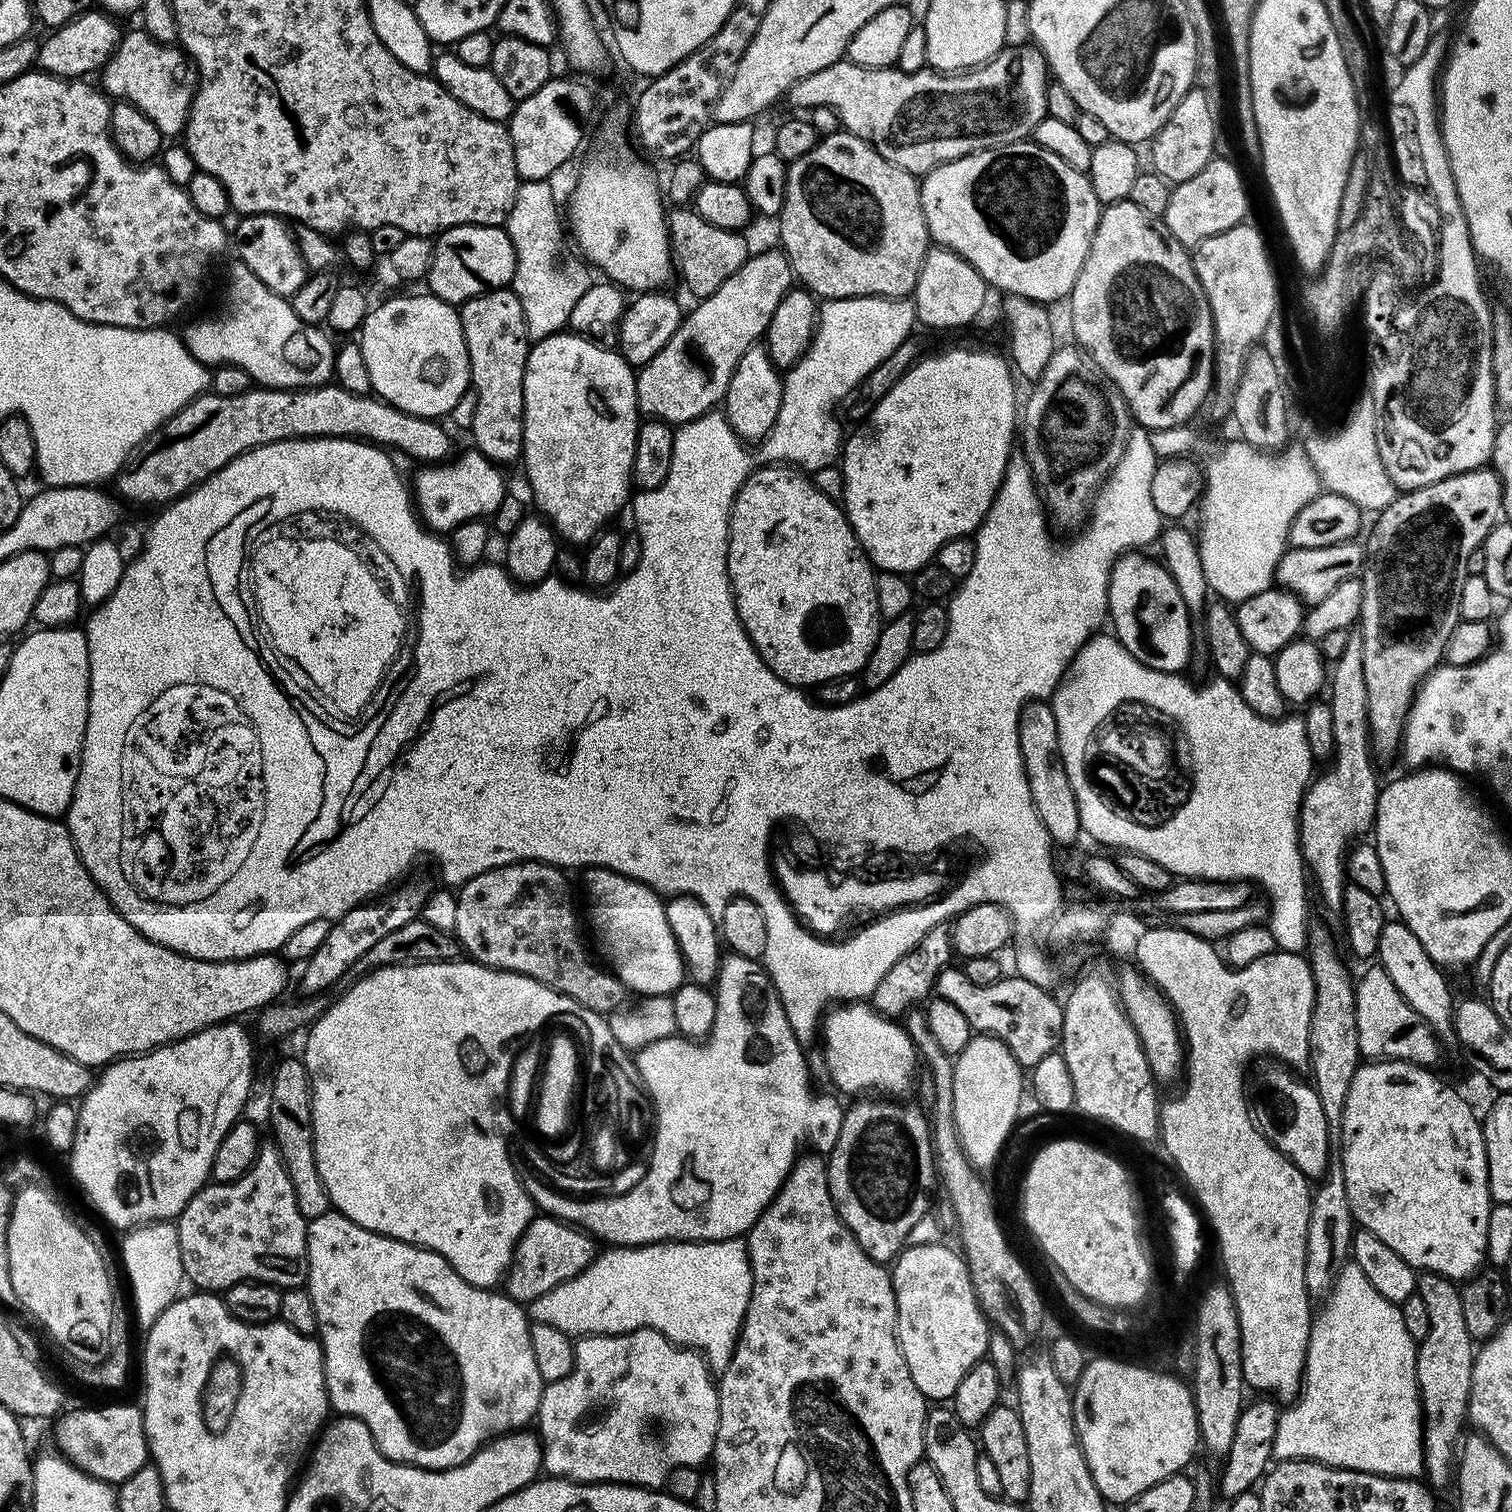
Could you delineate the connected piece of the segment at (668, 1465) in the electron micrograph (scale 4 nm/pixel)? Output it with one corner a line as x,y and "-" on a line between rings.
639,1328
633,1332
621,1332
618,1336
582,1336
575,1341
576,1353
574,1354
574,1366
570,1370
570,1374
566,1374
566,1378
558,1378
558,1382
553,1384
545,1384
544,1393
540,1399
540,1410
538,1413
538,1435
540,1438
540,1446
544,1450
543,1471
552,1478
563,1478
566,1480
577,1480
579,1484
635,1484
637,1488
655,1488
663,1489
668,1483
668,1475
670,1470
674,1470
678,1466
690,1466
695,1468
703,1465
711,1457
714,1446
716,1445
716,1435
718,1434
718,1418
720,1417
720,1393
718,1391
717,1381
714,1379
713,1373
710,1371
707,1362
699,1352
685,1348
681,1345
672,1343
671,1340
661,1332
655,1332
653,1328

